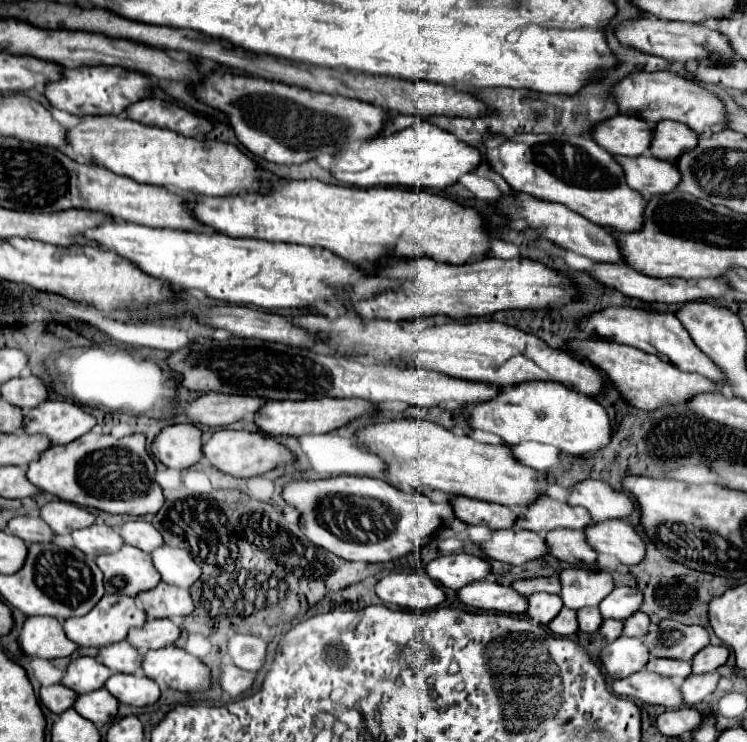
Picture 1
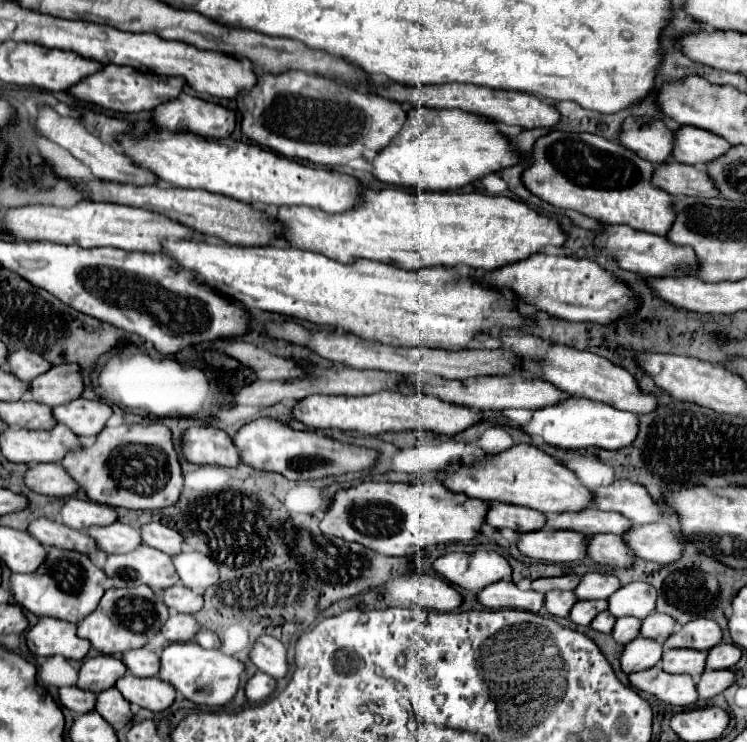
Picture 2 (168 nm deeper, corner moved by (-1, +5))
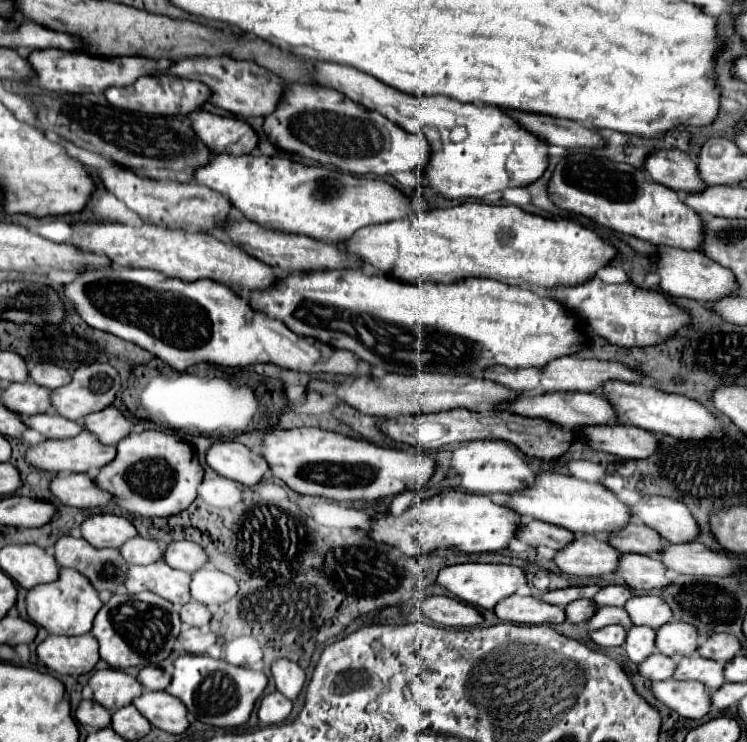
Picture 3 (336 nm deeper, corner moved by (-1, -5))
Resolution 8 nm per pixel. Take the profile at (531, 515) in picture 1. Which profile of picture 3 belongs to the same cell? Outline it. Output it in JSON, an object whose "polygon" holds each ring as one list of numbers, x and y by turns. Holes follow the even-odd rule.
{"polygon":[[627,524,623,530,609,534,611,546,621,550,623,554,635,552,635,554,659,554,665,546,665,540,651,530,645,524]]}

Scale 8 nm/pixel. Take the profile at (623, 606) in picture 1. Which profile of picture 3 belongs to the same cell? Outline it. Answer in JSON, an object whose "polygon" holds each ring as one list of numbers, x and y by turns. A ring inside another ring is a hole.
{"polygon":[[647,594,647,596,633,596,627,604,625,610,629,612,633,624,637,626,651,626,651,628,661,628,663,624,667,624,673,616,669,604,655,594]]}

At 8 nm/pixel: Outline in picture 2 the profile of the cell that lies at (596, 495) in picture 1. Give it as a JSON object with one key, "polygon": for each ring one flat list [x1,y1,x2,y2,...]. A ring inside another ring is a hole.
{"polygon":[[615,480,609,486,597,486,593,490,593,506,599,510,621,512,633,520,635,526,651,524,661,516,661,508,653,502,641,484,629,480]]}

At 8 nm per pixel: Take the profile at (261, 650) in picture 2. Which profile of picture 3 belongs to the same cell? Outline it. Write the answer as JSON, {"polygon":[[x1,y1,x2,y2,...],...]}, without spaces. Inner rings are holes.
{"polygon":[[281,658,281,660,273,662,271,672,275,678,277,690,283,696,287,696,289,700,297,700,297,696,301,694,301,690,305,686,305,670,299,664]]}

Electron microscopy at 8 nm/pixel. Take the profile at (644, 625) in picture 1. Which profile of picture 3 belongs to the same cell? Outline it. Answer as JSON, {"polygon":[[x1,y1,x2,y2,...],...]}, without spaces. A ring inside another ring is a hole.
{"polygon":[[667,622,657,630,657,650,669,658,691,656,699,646,695,626,687,622]]}

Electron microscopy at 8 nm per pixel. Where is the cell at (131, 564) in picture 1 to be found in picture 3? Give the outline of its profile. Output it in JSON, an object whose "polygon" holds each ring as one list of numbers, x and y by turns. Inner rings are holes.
{"polygon":[[159,560,149,566,129,566,125,586,131,594,149,590,173,604,183,606,185,602,191,600,189,582,191,582,189,572,175,570,175,568,167,566,167,562]]}

